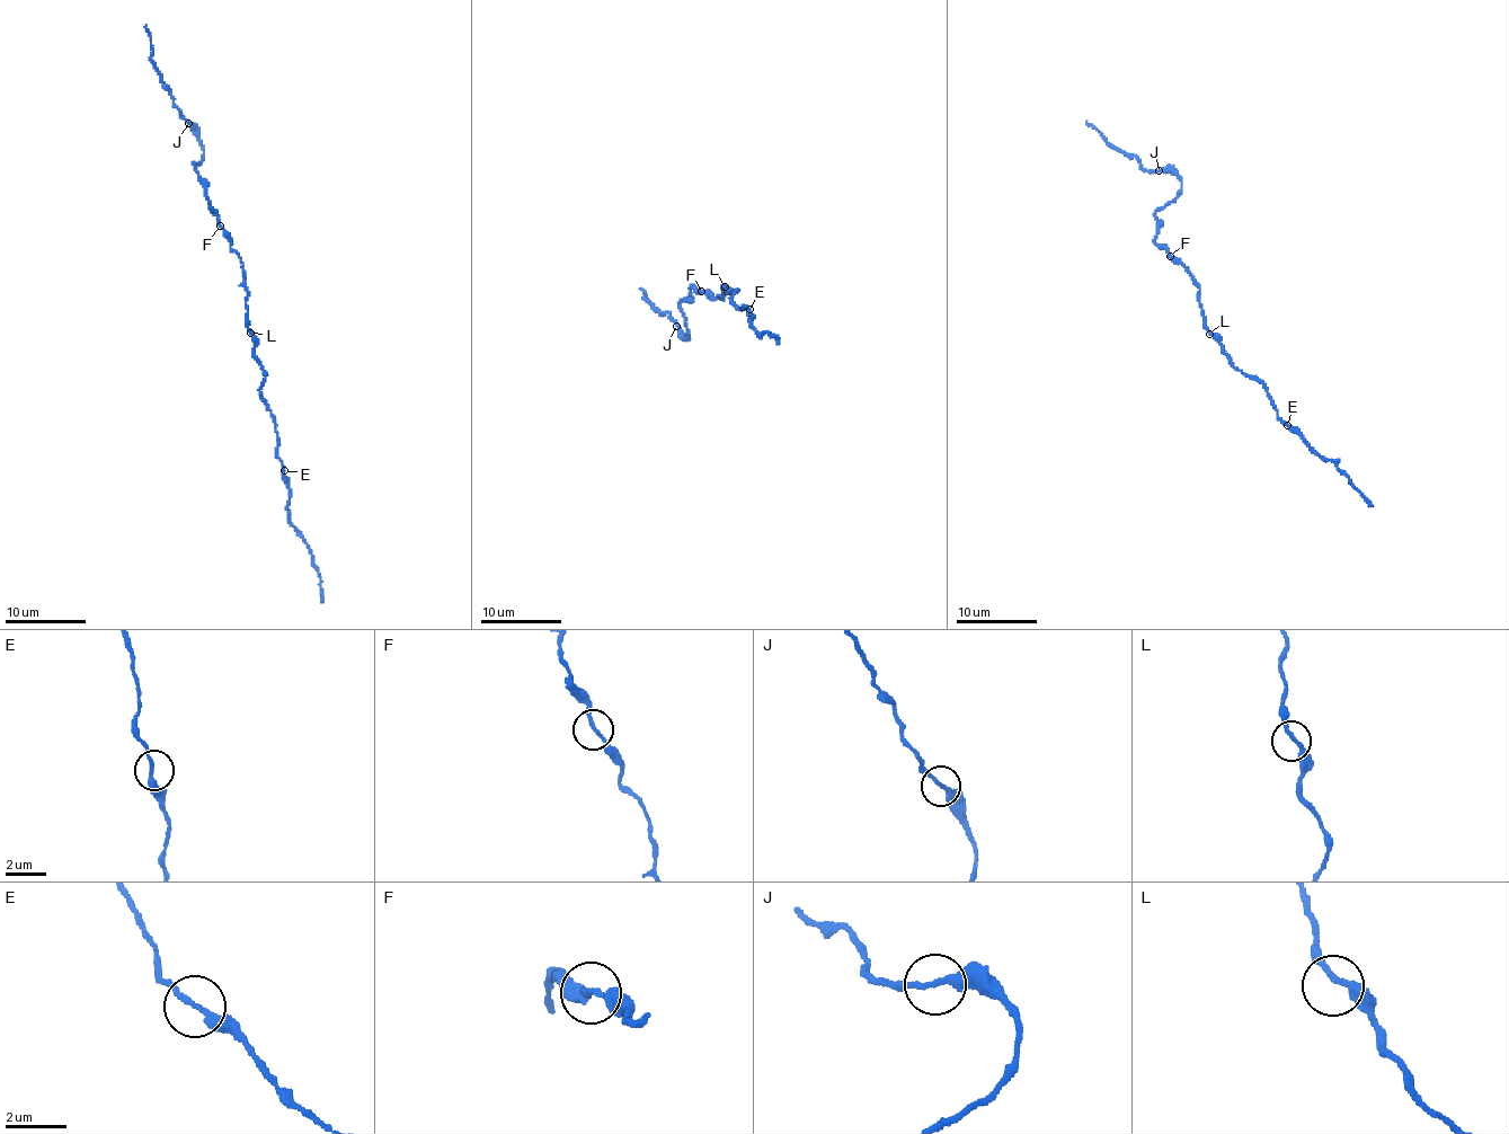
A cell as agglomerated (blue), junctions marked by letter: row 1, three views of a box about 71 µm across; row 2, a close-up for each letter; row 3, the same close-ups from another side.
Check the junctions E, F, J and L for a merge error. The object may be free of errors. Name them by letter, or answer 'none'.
none

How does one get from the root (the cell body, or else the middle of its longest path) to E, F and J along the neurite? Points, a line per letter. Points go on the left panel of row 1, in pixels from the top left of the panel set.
E: (247, 292), (248, 328), (254, 336), (255, 359), (265, 377), (260, 398), (275, 421), (277, 458), (284, 470)
F: (247, 292), (240, 258), (220, 226)
J: (247, 292), (240, 258), (220, 226), (206, 196), (206, 182), (194, 165), (202, 160), (204, 145), (188, 124)

